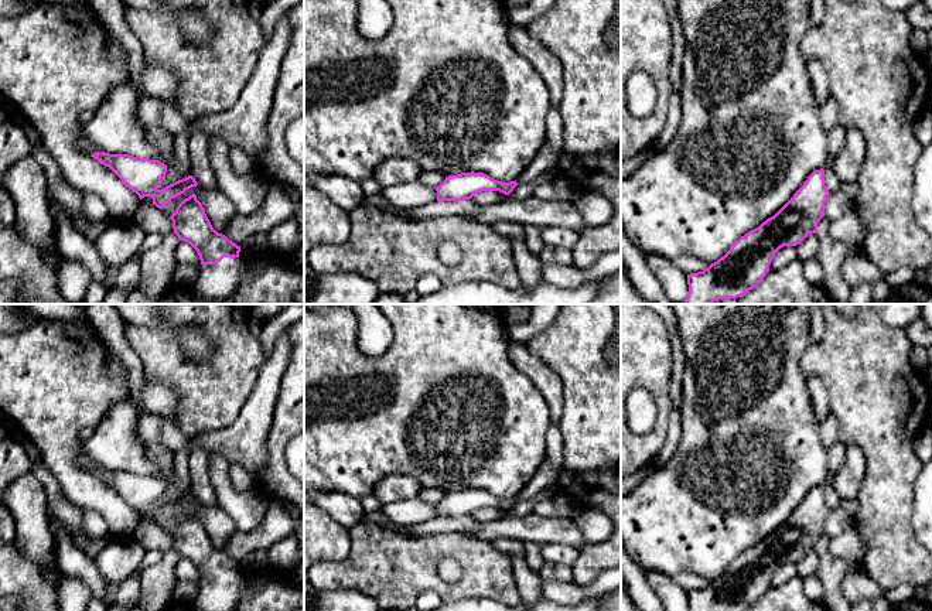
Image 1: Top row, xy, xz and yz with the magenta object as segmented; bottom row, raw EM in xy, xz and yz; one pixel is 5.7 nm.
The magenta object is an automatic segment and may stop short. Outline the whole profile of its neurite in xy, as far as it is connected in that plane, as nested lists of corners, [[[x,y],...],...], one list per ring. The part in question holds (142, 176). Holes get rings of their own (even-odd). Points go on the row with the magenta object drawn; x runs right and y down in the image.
[[[96,151],[91,157],[109,167],[140,199],[151,197],[153,205],[160,209],[171,202],[173,198],[198,185],[195,178],[188,175],[158,190],[157,187],[167,173],[167,165],[158,160],[137,158],[129,154],[109,154],[105,151]]]

